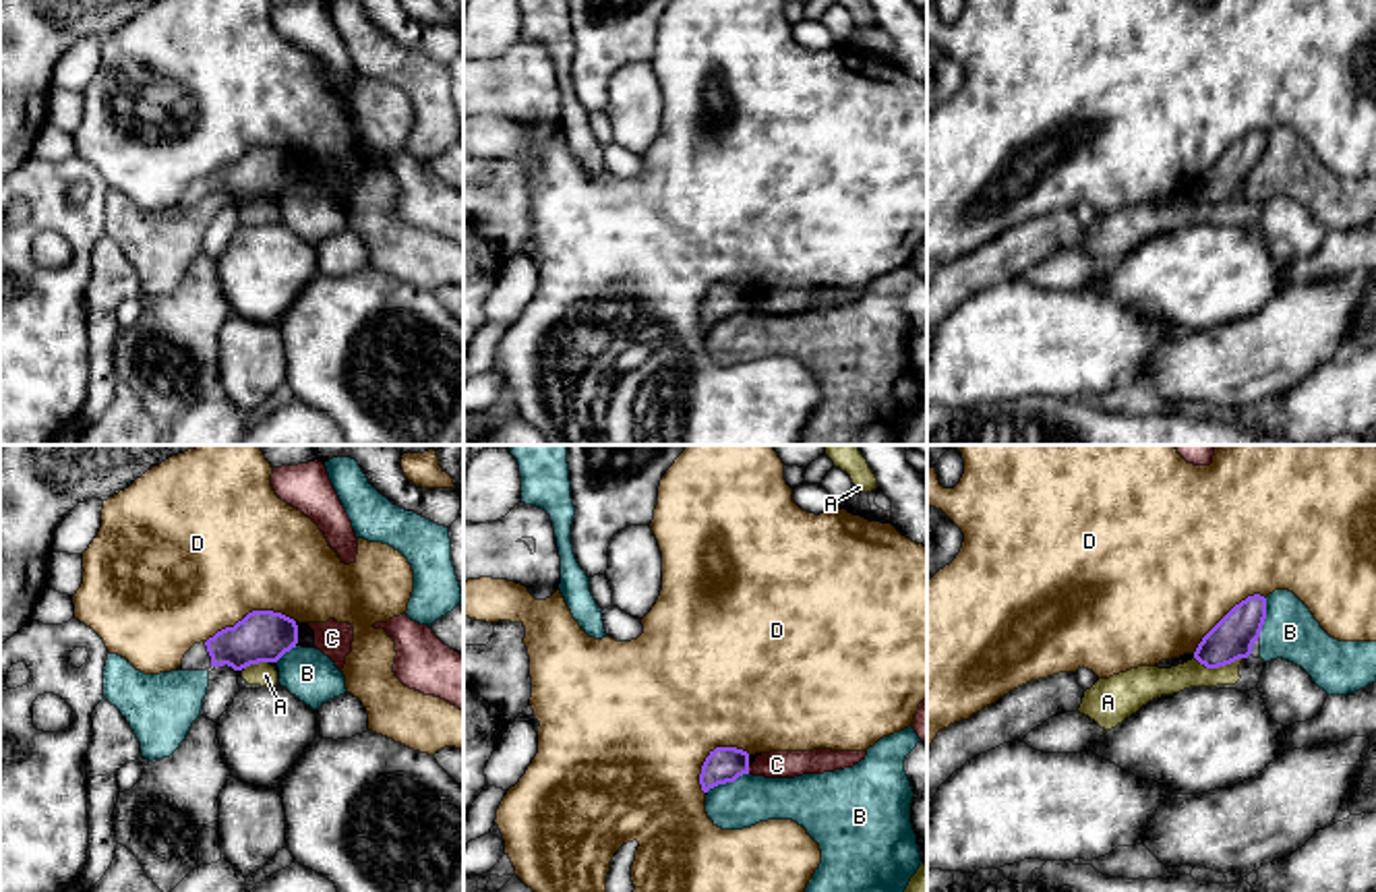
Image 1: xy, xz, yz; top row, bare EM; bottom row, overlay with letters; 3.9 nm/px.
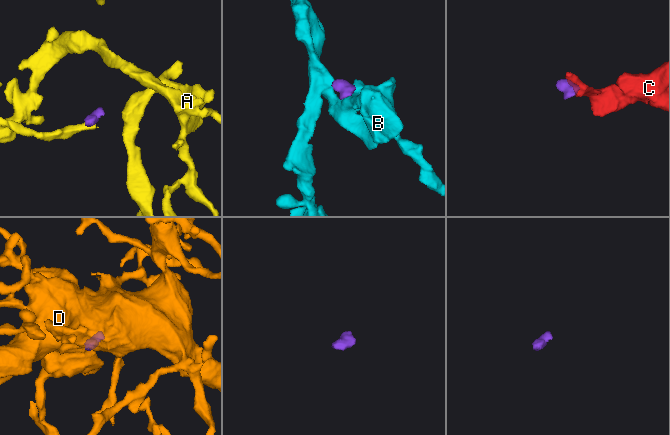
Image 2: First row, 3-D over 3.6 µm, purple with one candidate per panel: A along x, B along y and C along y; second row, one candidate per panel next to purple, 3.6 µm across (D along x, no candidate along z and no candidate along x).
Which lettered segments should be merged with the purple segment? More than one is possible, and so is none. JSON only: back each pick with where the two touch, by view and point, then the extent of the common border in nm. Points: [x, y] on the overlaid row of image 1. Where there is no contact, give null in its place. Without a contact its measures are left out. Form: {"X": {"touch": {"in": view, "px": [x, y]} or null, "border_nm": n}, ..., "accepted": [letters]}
{"accepted": []}

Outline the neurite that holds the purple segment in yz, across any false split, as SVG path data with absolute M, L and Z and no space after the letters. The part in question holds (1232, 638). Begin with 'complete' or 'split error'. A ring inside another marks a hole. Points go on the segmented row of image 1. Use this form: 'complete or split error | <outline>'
complete | M1248 596L1235 604L1198 644L1194 658L1219 668L1252 654L1266 619L1266 598Z

